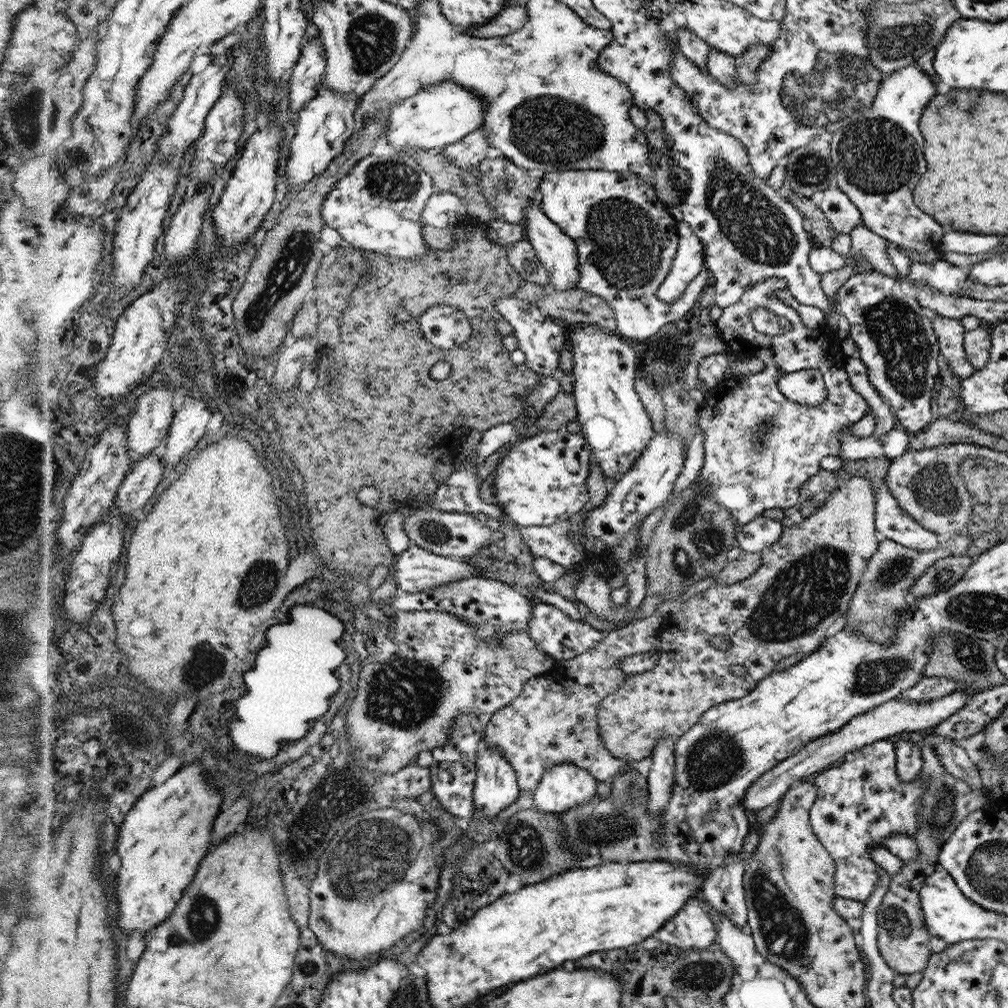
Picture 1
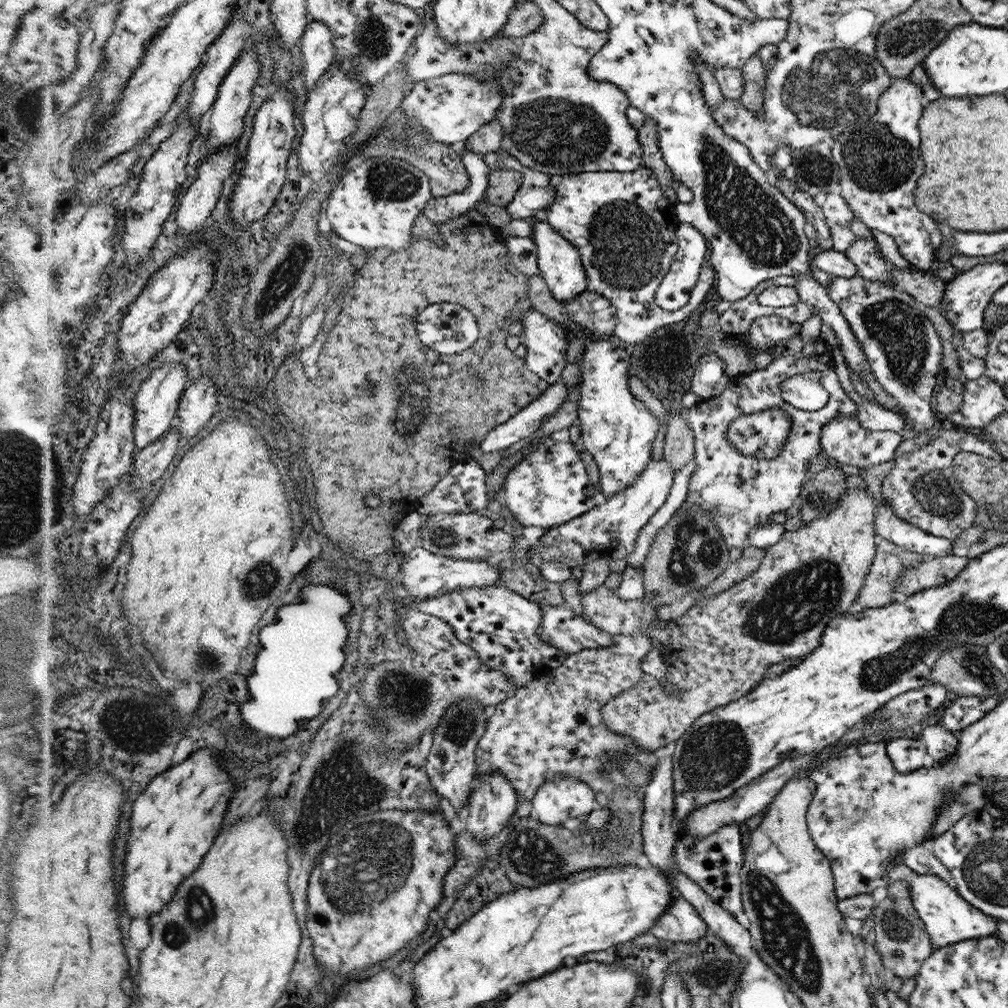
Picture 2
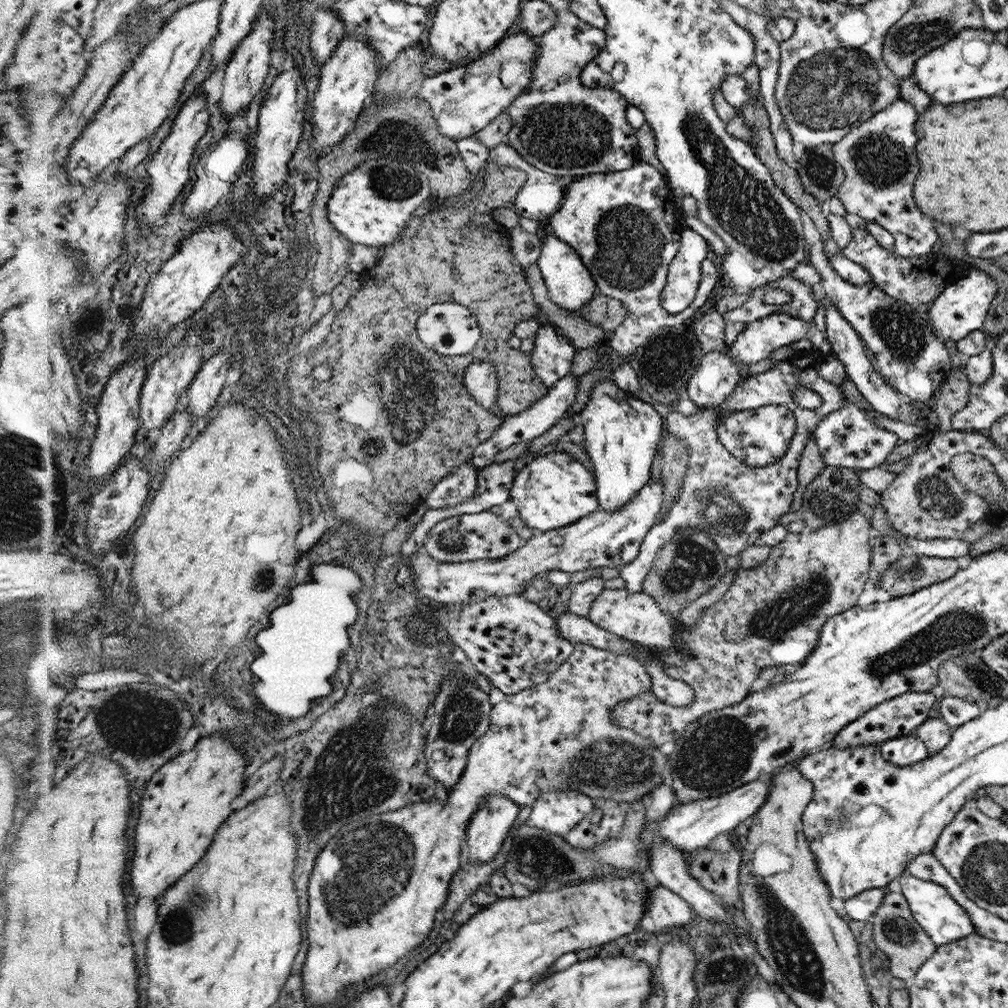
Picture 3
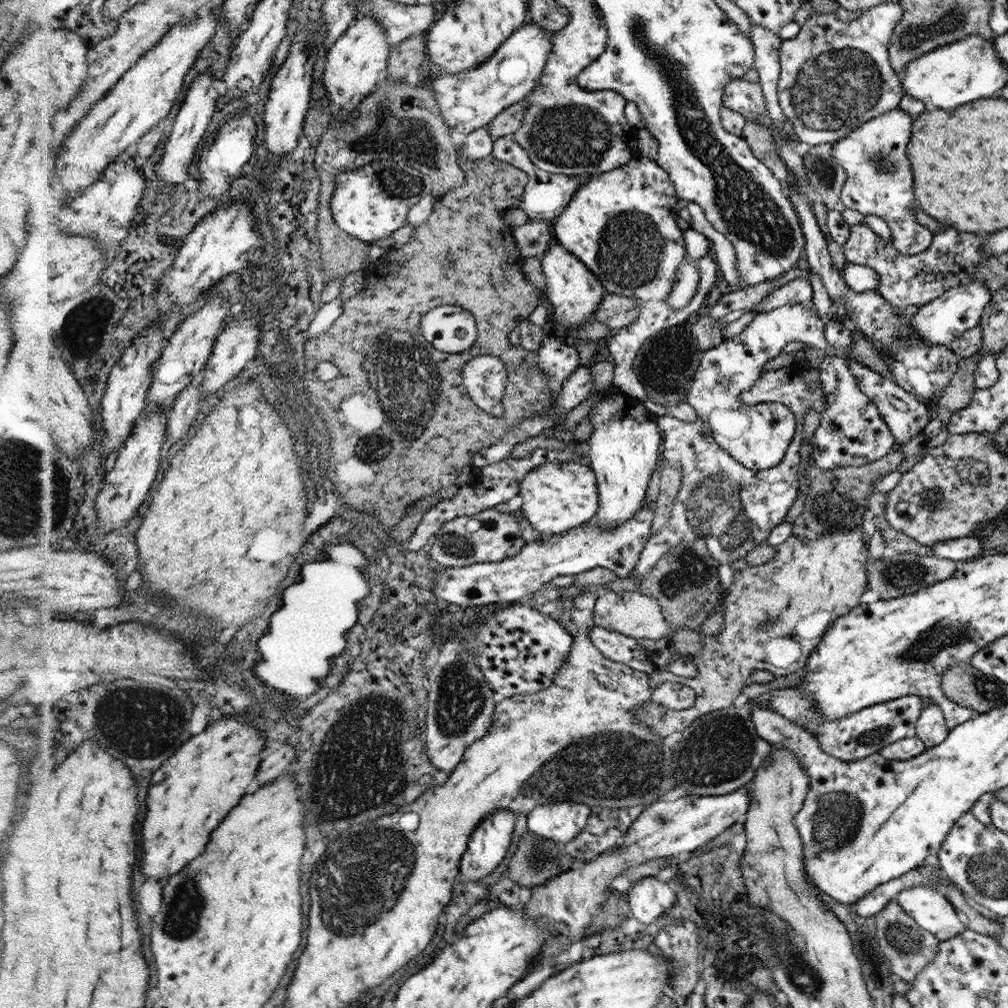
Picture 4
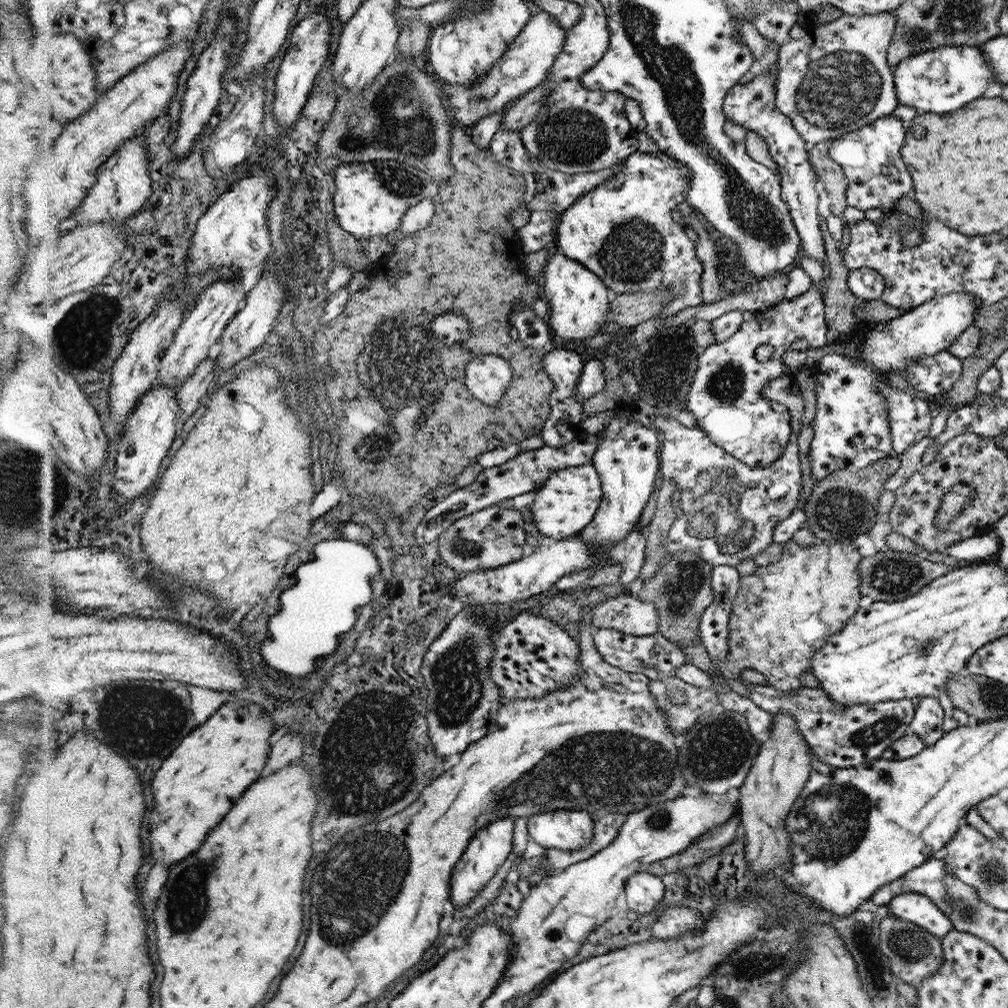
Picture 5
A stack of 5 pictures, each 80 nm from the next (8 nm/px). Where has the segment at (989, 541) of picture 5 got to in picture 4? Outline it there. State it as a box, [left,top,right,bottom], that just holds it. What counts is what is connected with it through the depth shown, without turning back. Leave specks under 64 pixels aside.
[928,536,985,561]

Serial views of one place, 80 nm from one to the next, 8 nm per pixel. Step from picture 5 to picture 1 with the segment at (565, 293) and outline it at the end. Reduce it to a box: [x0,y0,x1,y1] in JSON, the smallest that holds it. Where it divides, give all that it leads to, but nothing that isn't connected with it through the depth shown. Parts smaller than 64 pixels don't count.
[523,197,581,291]

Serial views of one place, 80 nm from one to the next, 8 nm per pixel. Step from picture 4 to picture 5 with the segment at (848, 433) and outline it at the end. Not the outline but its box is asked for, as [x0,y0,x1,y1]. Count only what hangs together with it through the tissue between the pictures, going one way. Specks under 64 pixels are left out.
[808,292,980,482]

